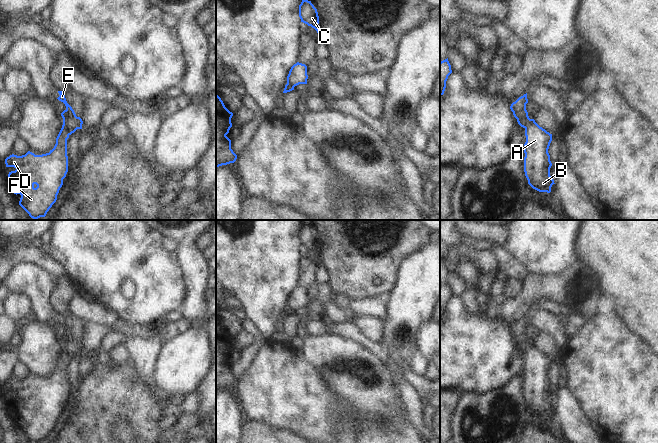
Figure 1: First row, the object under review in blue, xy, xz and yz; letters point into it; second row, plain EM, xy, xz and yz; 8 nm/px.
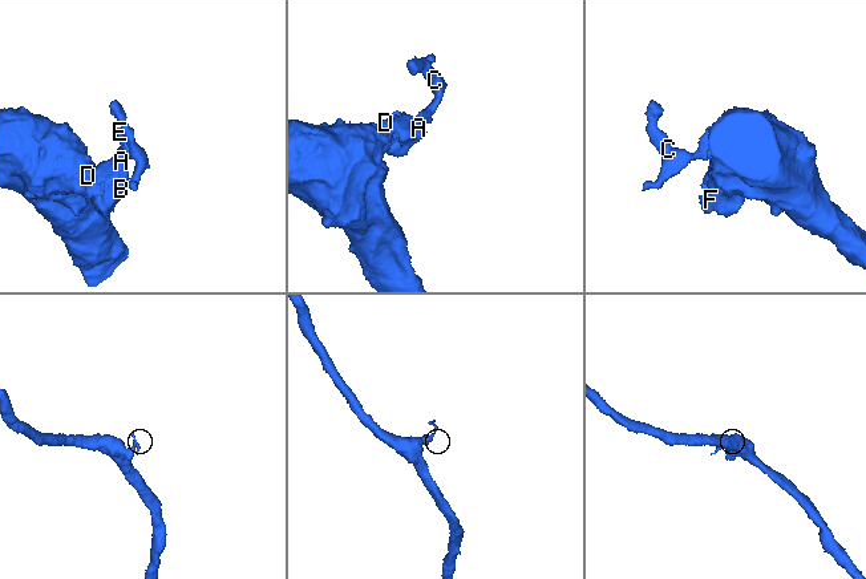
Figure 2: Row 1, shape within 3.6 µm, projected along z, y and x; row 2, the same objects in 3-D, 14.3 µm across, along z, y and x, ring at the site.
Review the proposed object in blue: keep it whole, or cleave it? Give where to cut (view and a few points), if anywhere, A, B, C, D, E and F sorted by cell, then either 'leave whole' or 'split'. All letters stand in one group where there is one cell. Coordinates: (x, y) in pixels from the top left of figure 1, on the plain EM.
cut in xy along (63, 346), (69, 358); A B D F / C E; split

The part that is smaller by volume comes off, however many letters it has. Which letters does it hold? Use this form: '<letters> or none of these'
C, E

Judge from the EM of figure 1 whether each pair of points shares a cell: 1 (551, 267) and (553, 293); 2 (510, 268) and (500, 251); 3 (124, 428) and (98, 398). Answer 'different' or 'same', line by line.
1: different
2: same
3: different

